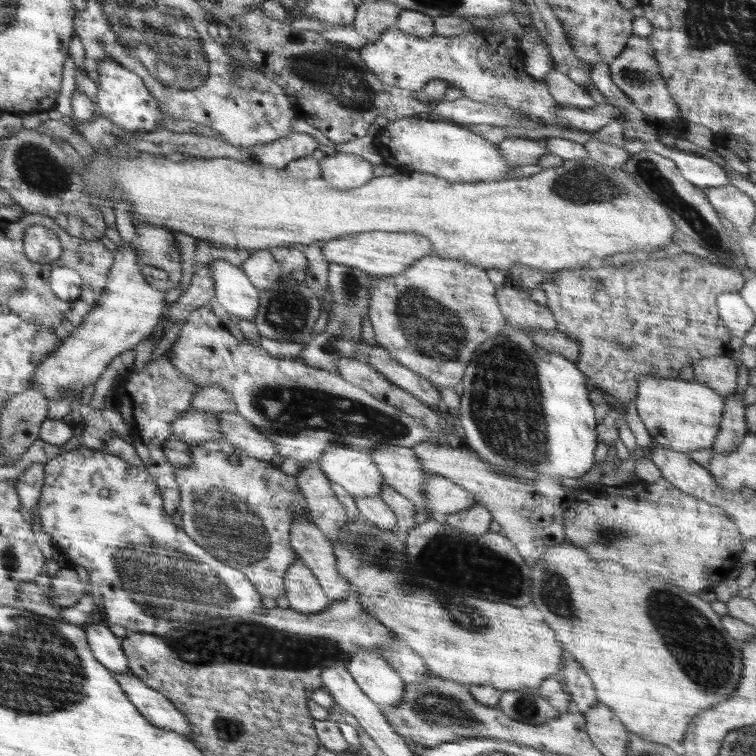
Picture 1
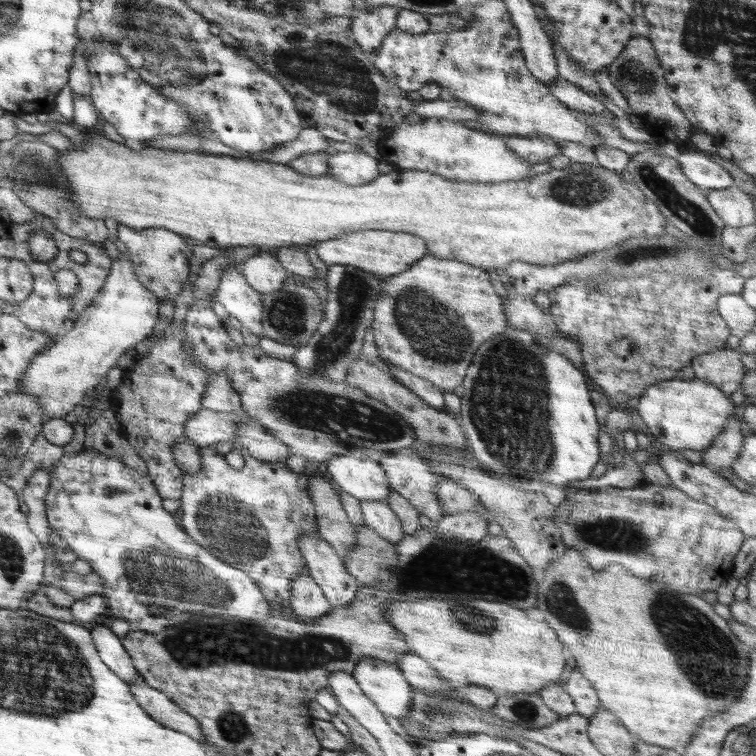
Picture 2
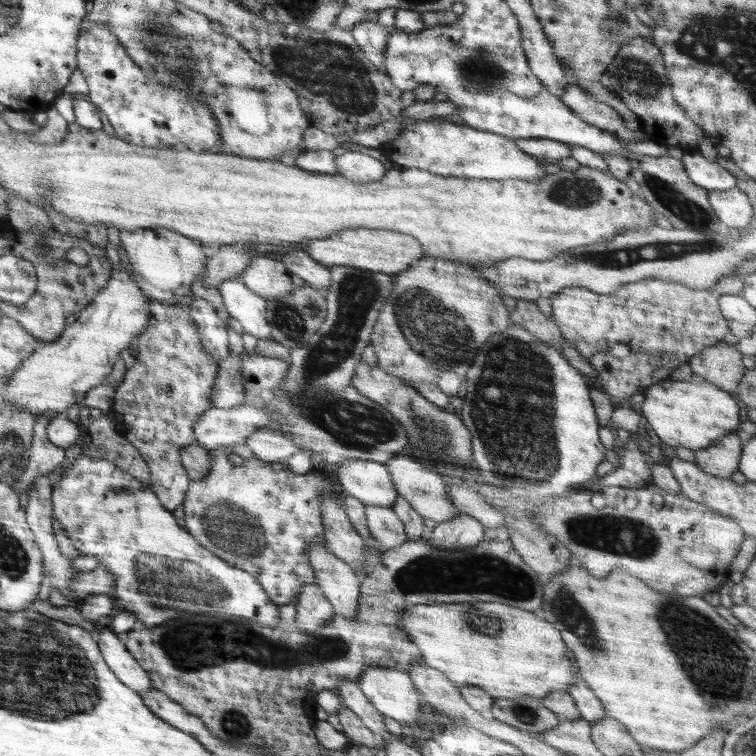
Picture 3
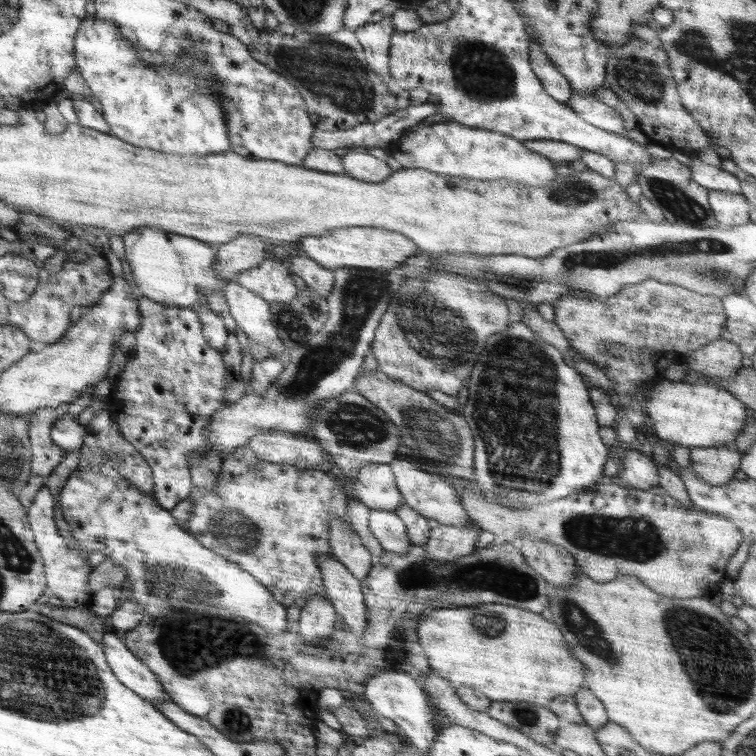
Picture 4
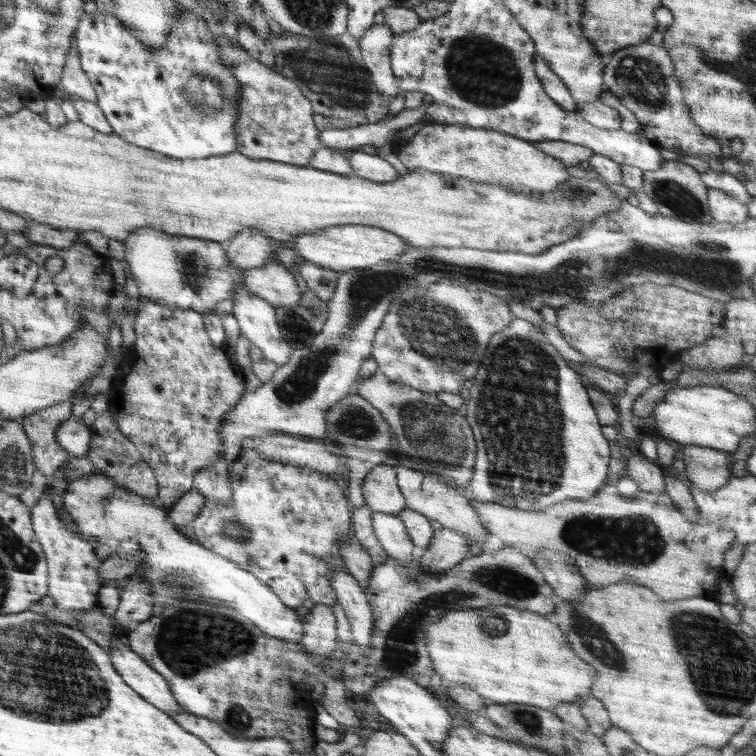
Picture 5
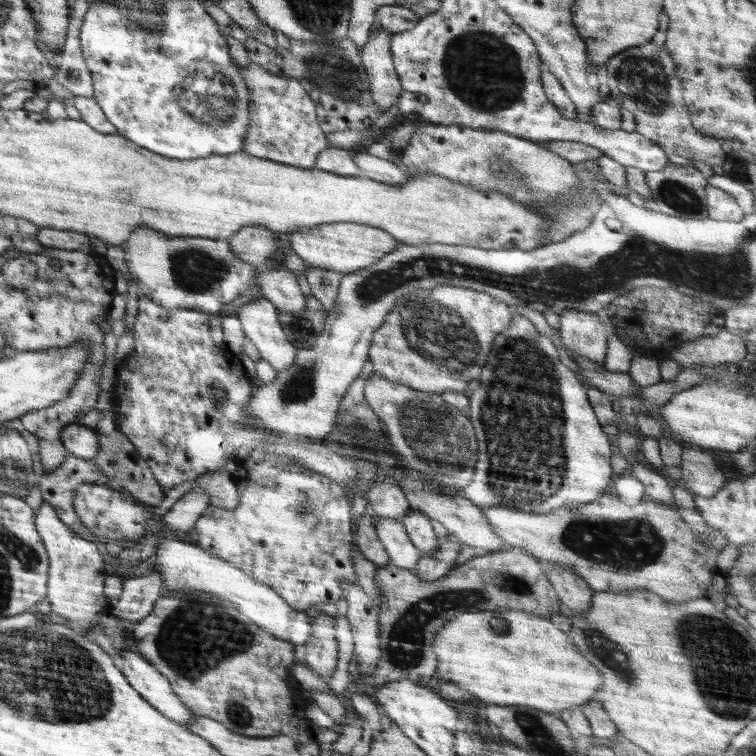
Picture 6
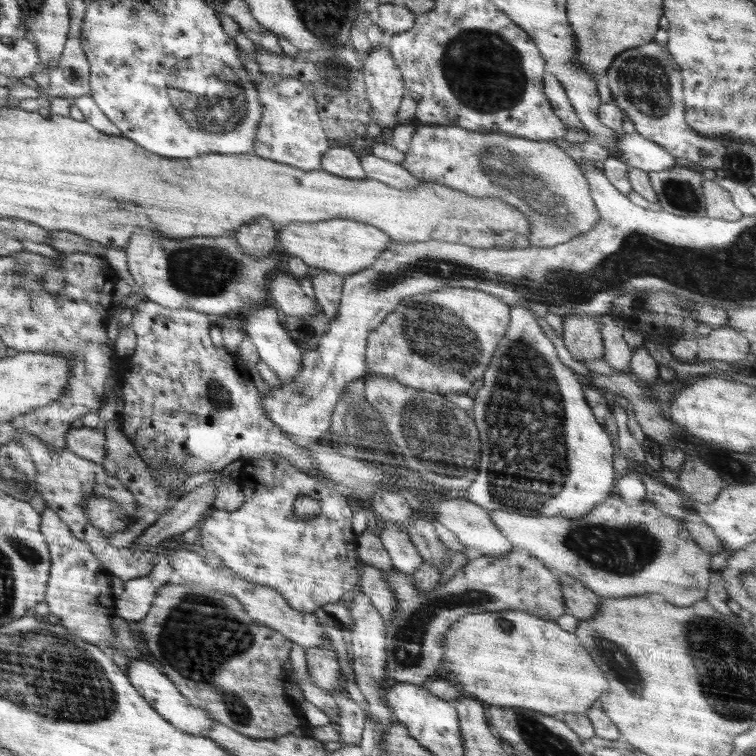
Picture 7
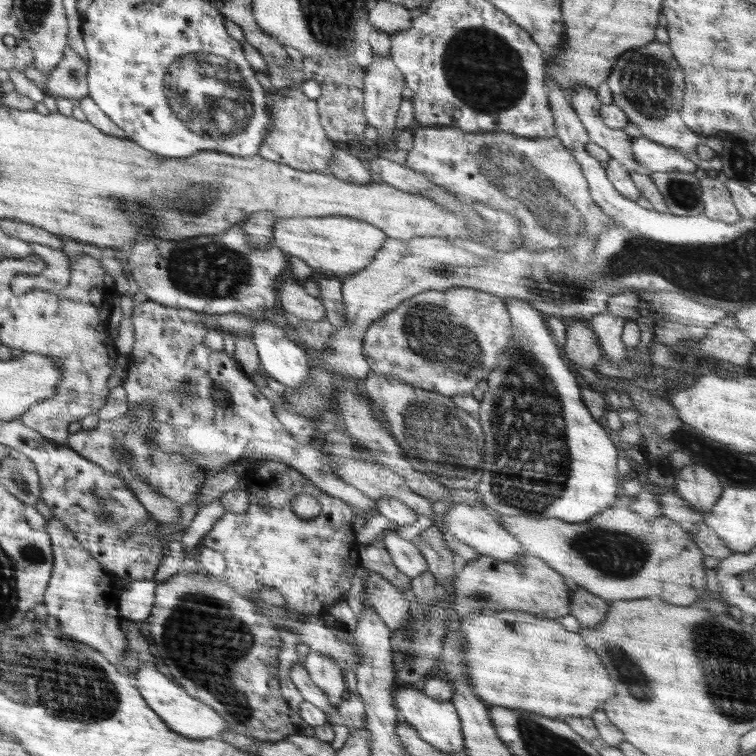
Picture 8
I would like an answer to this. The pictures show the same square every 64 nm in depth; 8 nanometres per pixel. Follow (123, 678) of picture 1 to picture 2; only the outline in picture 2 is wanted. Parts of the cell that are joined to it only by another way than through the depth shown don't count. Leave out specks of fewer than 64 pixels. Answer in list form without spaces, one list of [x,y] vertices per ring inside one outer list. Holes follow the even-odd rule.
[[[144,680],[127,684],[132,689],[133,695],[137,697],[138,704],[152,719],[190,736],[199,743],[204,743],[204,733],[198,719],[182,710],[166,696],[166,693],[148,686]]]

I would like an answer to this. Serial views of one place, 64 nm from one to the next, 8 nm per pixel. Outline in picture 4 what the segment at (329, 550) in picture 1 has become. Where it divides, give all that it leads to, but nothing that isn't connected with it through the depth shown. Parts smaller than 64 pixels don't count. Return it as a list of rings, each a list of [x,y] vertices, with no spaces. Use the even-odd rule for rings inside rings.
[[[318,556],[316,559],[322,571],[326,597],[351,632],[356,636],[362,636],[364,628],[368,626],[368,614],[361,591],[361,580],[336,558]]]

